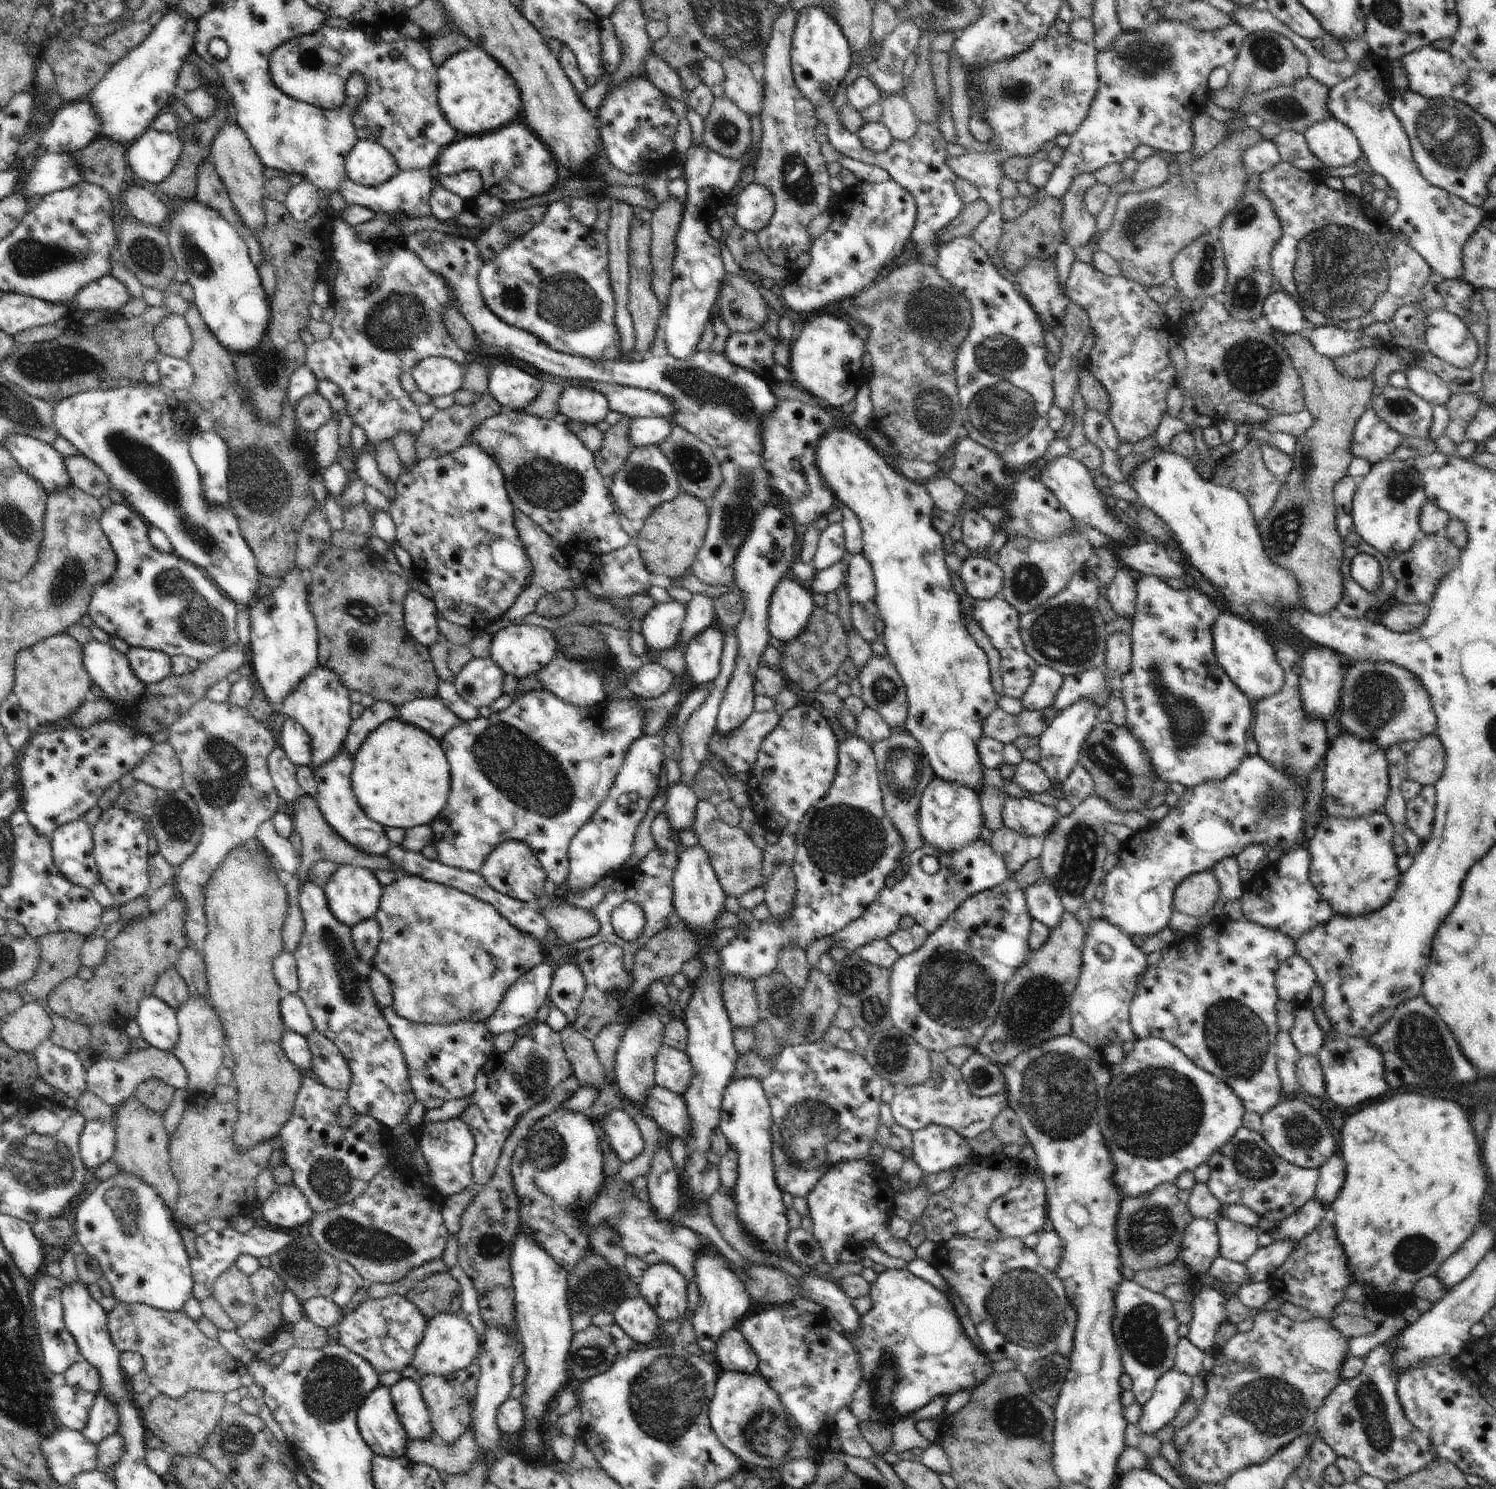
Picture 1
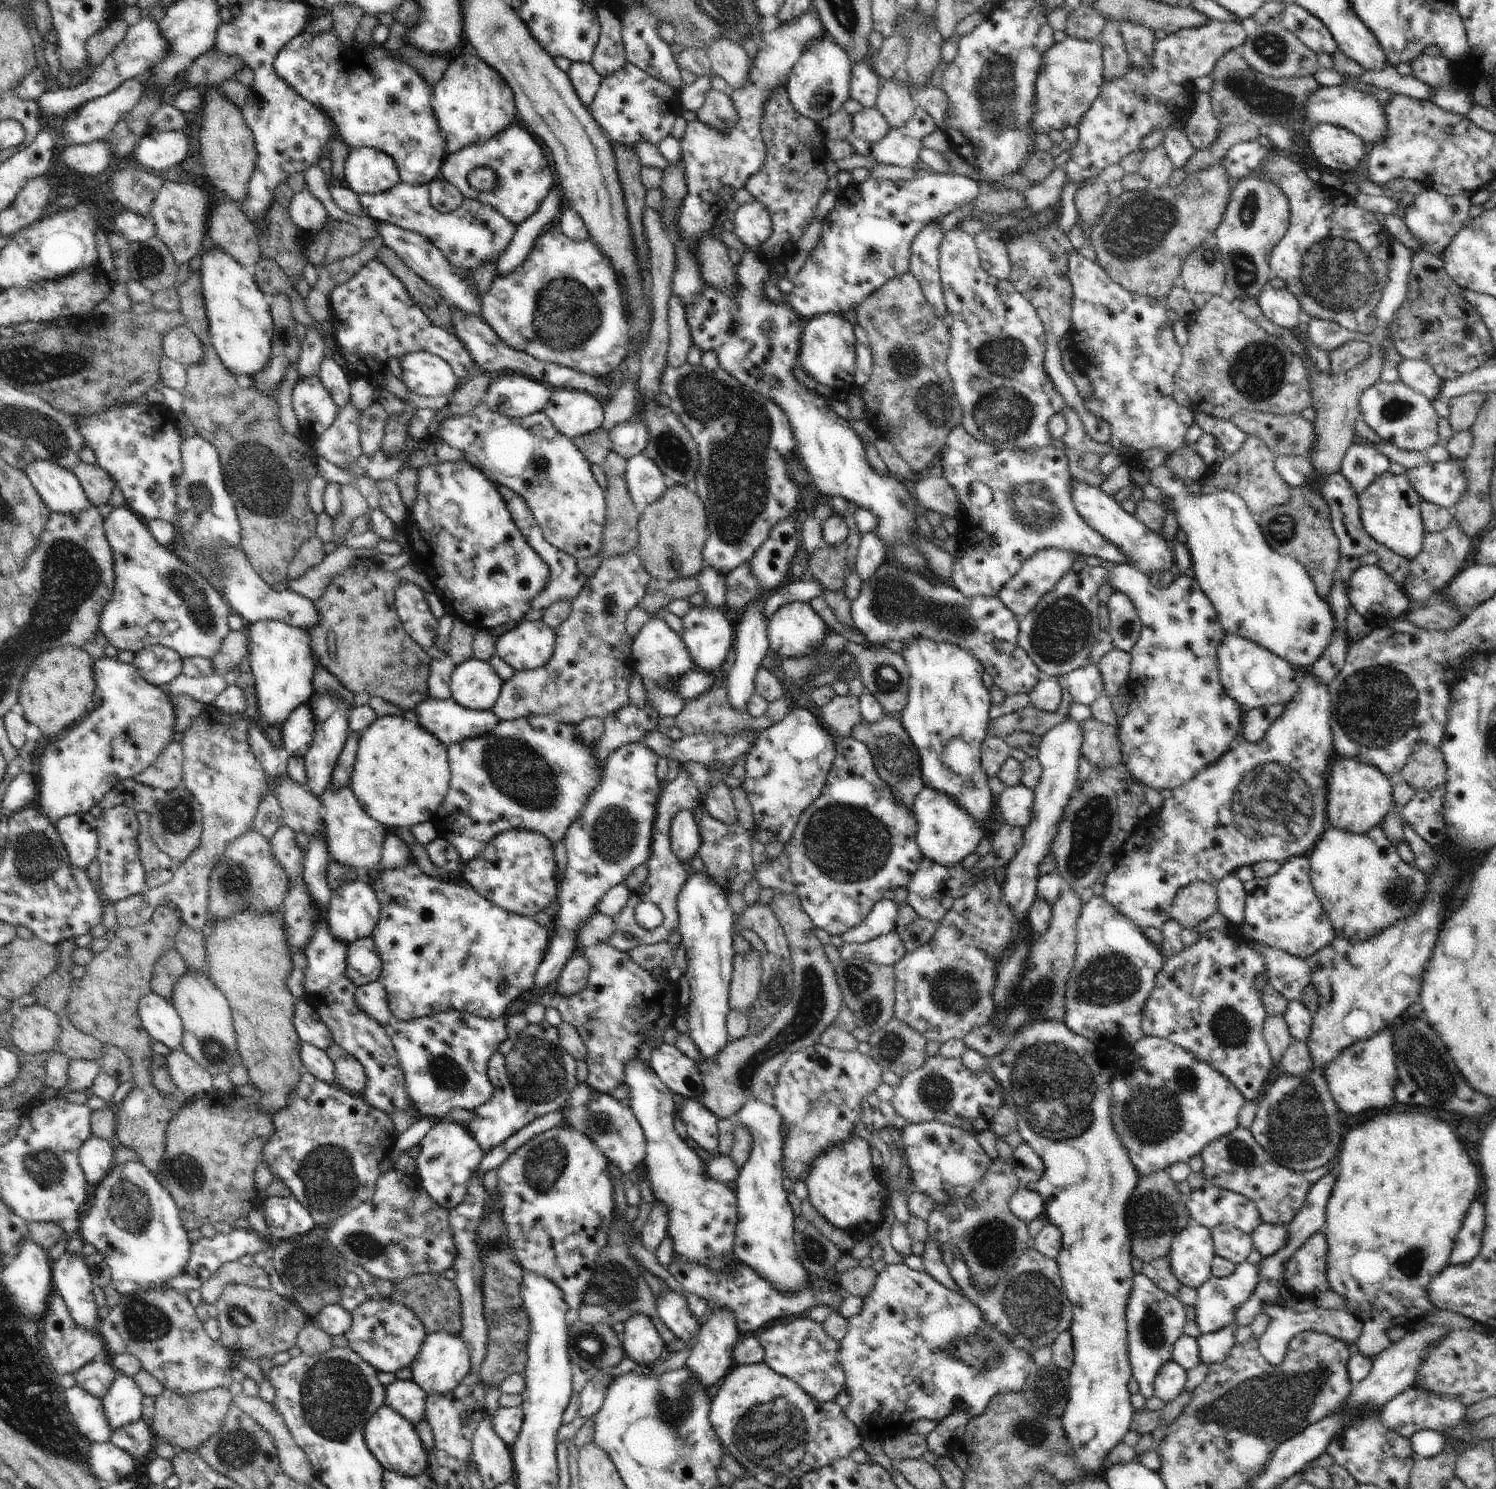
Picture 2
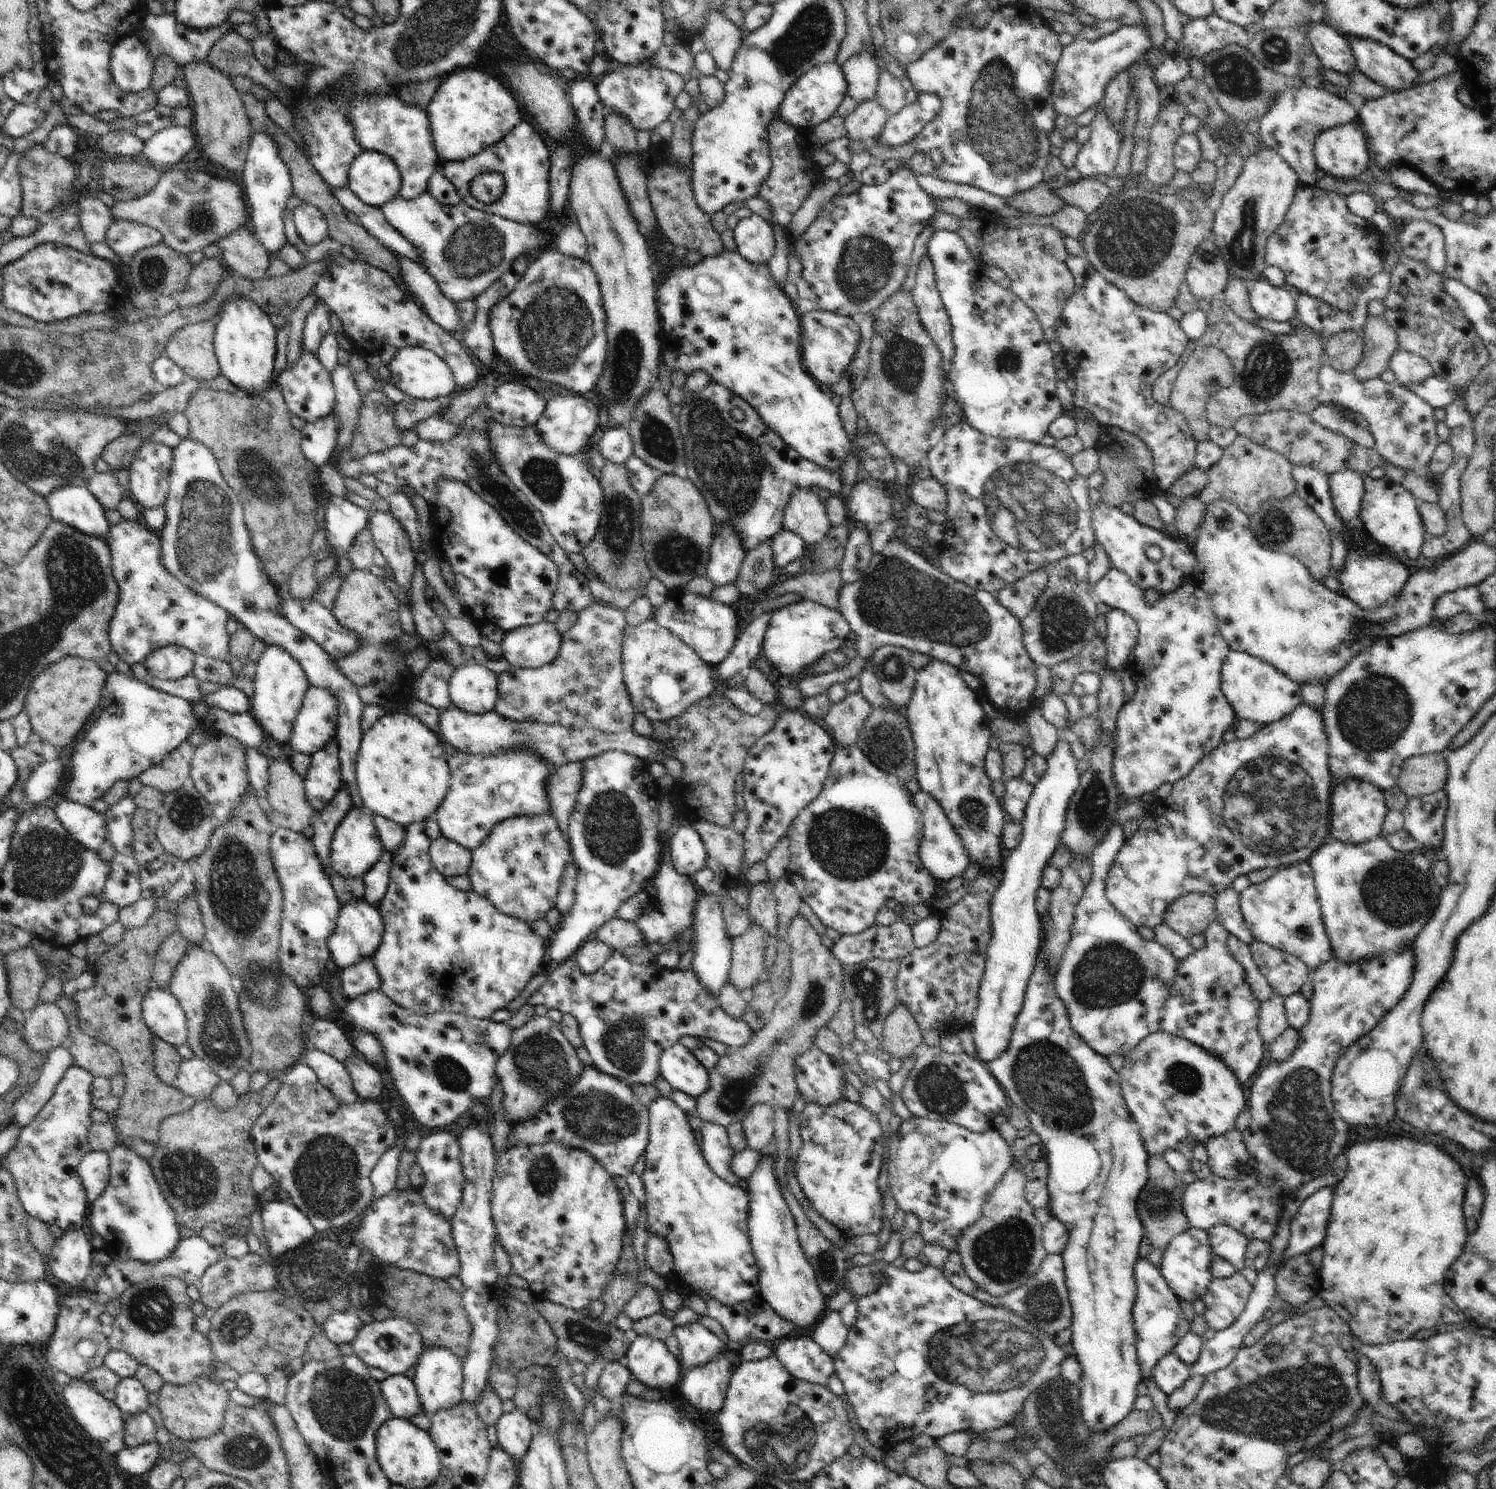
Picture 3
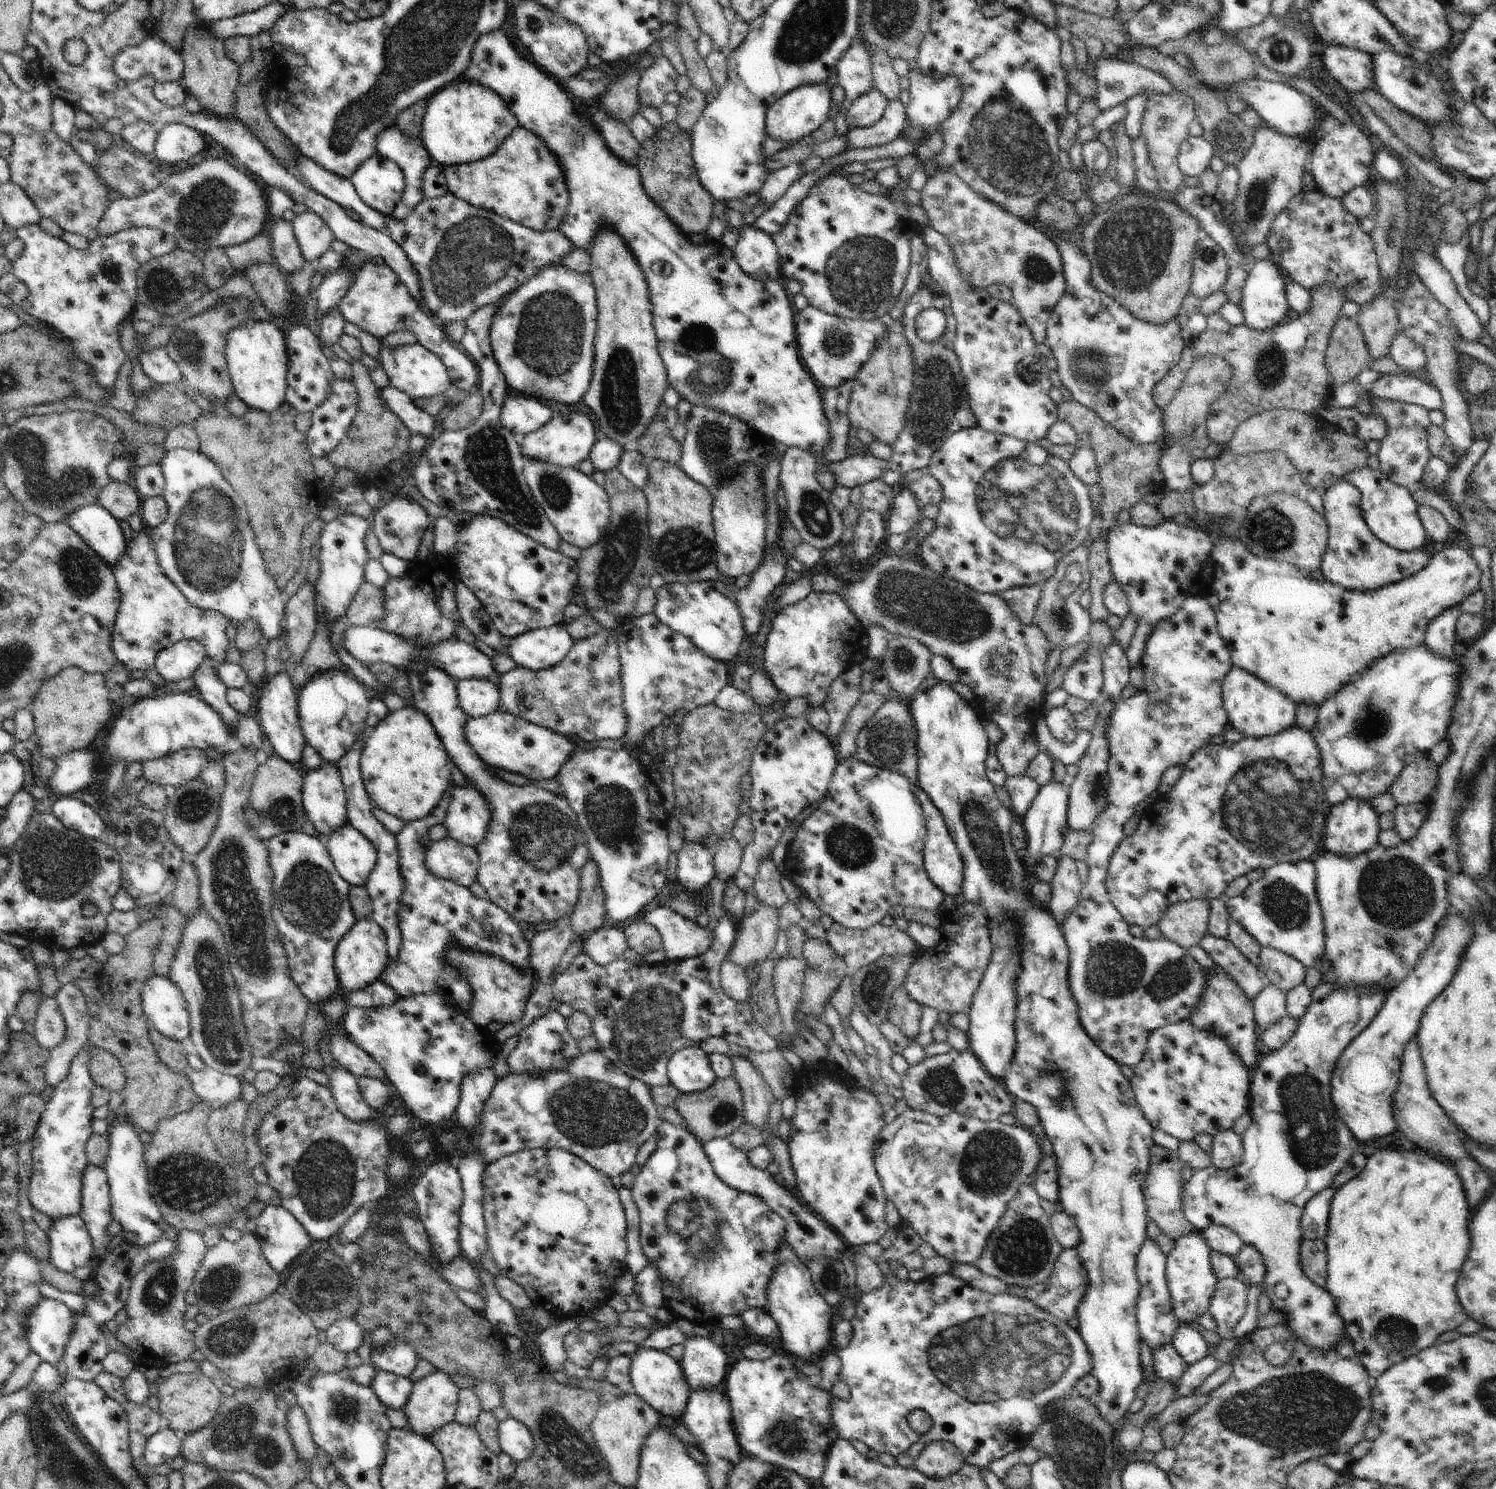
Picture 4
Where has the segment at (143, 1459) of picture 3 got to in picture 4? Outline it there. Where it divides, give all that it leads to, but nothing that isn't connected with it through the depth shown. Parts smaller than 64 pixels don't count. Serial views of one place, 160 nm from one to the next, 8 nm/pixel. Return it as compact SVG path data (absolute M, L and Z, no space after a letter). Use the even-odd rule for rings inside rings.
M164 1425L159 1432L148 1438L142 1458L150 1467L170 1464L182 1453L181 1442L182 1436Z

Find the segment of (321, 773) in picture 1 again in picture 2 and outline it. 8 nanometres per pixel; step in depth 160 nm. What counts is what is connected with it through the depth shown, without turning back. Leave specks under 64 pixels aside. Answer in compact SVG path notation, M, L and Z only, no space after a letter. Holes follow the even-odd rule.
M330 784L320 800L323 806L325 840L327 841L329 857L337 863L352 868L370 870L378 866L388 827L364 812L357 796L349 787L334 789Z

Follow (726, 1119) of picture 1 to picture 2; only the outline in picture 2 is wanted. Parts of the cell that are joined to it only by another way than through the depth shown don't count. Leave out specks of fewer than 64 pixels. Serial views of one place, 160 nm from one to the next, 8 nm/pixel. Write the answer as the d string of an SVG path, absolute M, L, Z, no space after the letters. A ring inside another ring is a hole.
M751 1100L747 1102L740 1112L737 1112L730 1120L735 1124L738 1125L746 1125L753 1134L753 1145L751 1153L749 1154L748 1160L743 1164L740 1172L737 1176L736 1181L736 1188L735 1193L737 1196L737 1207L738 1207L738 1224L736 1225L735 1230L735 1243L734 1243L734 1254L738 1260L740 1260L744 1265L752 1268L754 1272L757 1272L758 1276L763 1277L764 1280L768 1281L768 1284L775 1288L779 1293L783 1293L784 1295L794 1295L795 1293L802 1292L804 1289L807 1289L810 1285L808 1281L808 1276L810 1275L809 1272L805 1269L805 1266L802 1264L800 1257L795 1249L794 1244L794 1219L795 1215L792 1213L792 1207L790 1207L790 1203L788 1203L788 1196L786 1190L782 1187L782 1175L783 1172L783 1139L780 1135L782 1131L782 1118L781 1114L776 1110L776 1108L771 1107L769 1104L760 1102L759 1100Z

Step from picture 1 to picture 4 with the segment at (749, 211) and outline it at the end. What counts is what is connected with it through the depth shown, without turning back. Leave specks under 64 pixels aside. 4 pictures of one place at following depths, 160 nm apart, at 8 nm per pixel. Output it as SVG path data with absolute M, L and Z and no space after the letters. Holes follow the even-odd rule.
M744 225L732 250L740 268L756 279L783 279L777 243L764 230Z

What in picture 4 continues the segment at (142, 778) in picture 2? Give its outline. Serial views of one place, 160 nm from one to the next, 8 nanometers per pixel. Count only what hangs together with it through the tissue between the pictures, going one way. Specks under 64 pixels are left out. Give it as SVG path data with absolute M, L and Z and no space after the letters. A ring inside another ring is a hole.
M182 748L162 758L142 763L143 776L148 783L181 787L196 780L208 760L209 757L200 748Z

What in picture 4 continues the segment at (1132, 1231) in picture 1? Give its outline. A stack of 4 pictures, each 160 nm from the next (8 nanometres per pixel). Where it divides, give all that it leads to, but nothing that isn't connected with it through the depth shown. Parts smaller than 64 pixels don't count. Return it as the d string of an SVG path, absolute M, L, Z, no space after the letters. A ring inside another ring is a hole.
M1156 1144L1150 1148L1150 1170L1148 1170L1148 1178L1144 1182L1148 1218L1160 1228L1160 1234L1166 1234L1174 1241L1196 1231L1195 1227L1186 1220L1182 1208L1181 1193L1185 1185L1182 1179L1182 1169L1185 1164L1186 1162L1180 1158L1177 1152L1172 1152L1168 1148Z

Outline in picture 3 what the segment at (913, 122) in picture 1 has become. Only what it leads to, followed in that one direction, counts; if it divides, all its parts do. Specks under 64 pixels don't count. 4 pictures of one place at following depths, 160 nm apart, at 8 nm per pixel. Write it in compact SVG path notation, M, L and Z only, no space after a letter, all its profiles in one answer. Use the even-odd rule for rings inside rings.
M882 65L875 97L890 115L900 112L910 102L911 96L902 87L901 80L894 78Z

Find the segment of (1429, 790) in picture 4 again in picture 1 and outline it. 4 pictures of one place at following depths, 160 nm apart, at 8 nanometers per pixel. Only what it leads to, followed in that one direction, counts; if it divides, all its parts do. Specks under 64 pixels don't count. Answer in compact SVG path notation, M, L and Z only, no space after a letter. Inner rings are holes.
M1428 735L1413 744L1406 755L1408 779L1423 787L1435 785L1445 769L1445 750L1439 736Z

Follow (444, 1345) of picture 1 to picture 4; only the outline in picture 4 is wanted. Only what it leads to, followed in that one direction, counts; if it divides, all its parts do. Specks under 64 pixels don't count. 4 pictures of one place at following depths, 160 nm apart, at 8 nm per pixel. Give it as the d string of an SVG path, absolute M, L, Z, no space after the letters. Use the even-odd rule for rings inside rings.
M431 1369L430 1374L417 1382L413 1382L412 1392L406 1406L404 1414L408 1416L408 1429L414 1430L422 1438L430 1439L430 1436L442 1428L444 1424L453 1422L458 1407L458 1396L460 1388L451 1380L451 1375L442 1370Z

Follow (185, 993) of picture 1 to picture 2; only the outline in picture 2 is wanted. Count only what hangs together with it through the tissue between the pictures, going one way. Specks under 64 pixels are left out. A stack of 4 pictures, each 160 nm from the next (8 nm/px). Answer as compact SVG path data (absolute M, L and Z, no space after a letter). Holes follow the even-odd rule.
M175 948L168 950L154 965L151 978L152 992L171 1000L176 981L186 972L188 968L185 958Z

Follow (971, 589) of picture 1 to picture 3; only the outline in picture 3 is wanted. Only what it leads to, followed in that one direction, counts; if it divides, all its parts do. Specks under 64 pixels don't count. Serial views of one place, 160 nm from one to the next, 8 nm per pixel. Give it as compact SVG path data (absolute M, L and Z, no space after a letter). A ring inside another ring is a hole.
M965 420L954 424L946 430L942 439L928 452L928 466L932 477L946 488L948 496L948 508L946 508L947 523L944 524L944 538L937 544L938 562L940 569L957 582L964 583L970 588L988 593L999 592L1002 588L1009 586L1036 570L1041 570L1049 565L1056 565L1060 560L1069 555L1082 554L1088 548L1092 548L1096 541L1092 526L1092 508L1089 499L1087 480L1076 472L1072 460L1064 452L1055 447L1041 446L1038 443L1019 439L1004 439L984 436L975 430Z

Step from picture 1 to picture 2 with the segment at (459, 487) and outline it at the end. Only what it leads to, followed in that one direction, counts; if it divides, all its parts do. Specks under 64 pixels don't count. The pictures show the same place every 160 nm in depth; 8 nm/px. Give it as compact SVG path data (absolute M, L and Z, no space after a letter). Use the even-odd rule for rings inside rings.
M456 461L455 463L445 462L439 465L429 464L421 468L418 472L417 501L409 510L409 522L405 526L404 533L408 538L407 549L412 551L414 556L411 562L418 565L426 572L431 584L436 590L436 594L441 599L443 606L452 617L465 621L477 630L486 630L502 626L502 624L520 624L524 621L524 616L530 612L532 599L540 594L549 581L551 570L546 561L526 542L520 529L514 524L511 514L506 508L502 495L498 492L496 482L492 482L485 475L475 462Z

